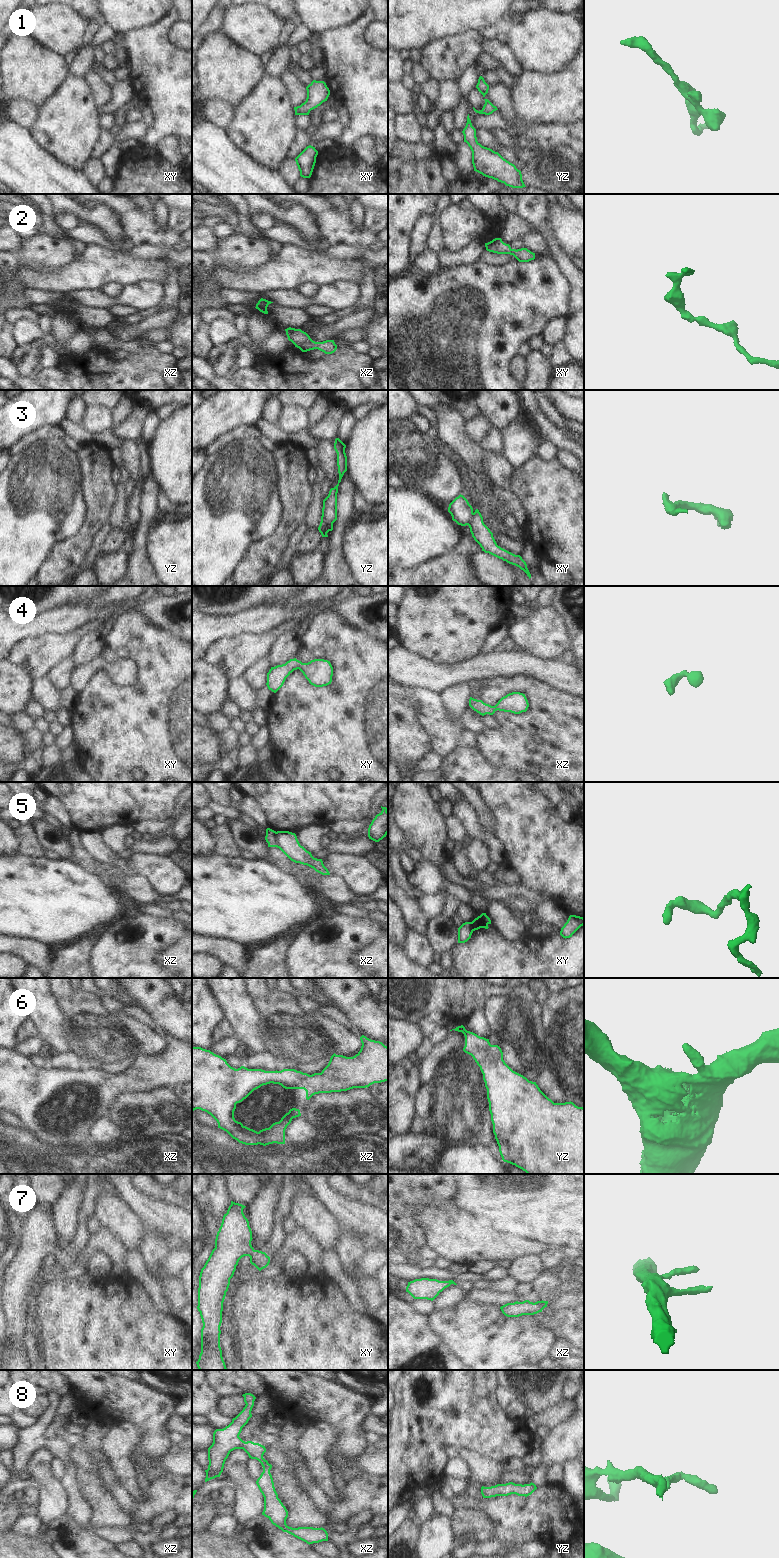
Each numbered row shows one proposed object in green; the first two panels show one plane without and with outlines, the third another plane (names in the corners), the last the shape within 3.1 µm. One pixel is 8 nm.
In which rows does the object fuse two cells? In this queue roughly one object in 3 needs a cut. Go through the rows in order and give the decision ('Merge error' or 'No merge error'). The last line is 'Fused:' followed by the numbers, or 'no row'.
1: No merge error
2: No merge error
3: Merge error
4: No merge error
5: Merge error
6: No merge error
7: No merge error
8: No merge error
Fused: 3, 5

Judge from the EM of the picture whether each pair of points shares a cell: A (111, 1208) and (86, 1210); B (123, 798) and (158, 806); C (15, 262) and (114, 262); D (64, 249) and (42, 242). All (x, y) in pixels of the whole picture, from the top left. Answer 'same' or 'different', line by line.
A: different
B: same
C: different
D: same

